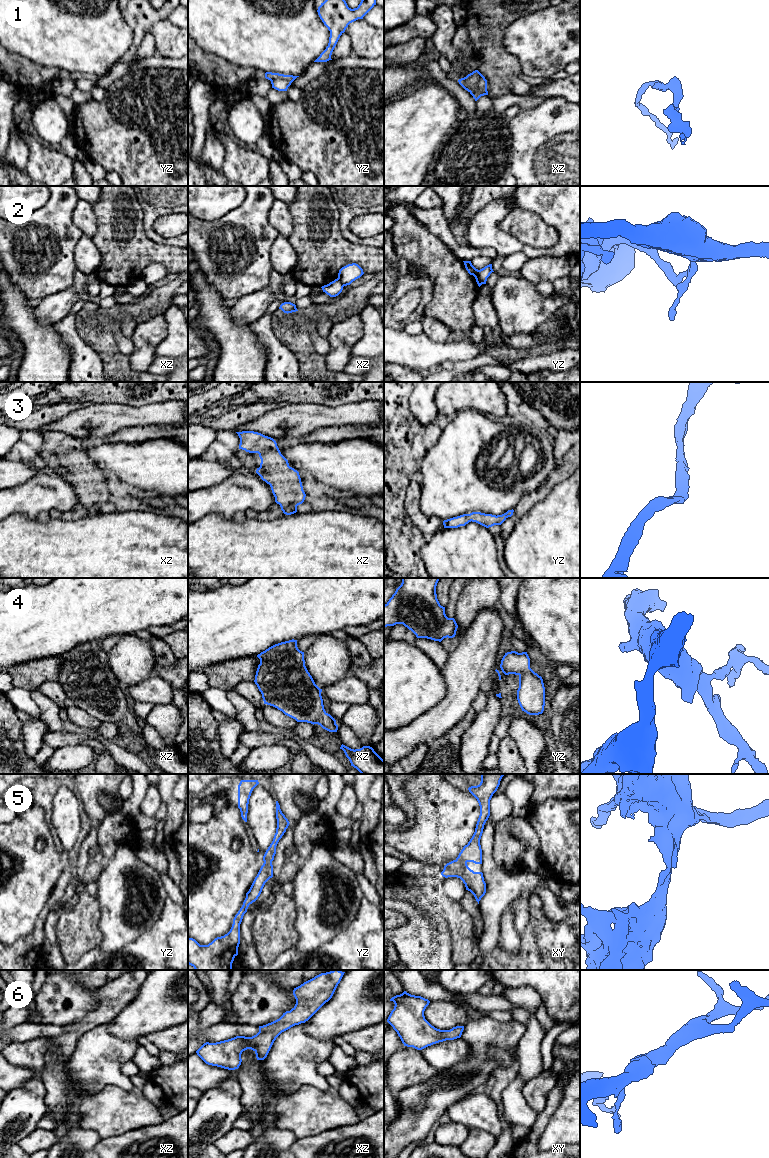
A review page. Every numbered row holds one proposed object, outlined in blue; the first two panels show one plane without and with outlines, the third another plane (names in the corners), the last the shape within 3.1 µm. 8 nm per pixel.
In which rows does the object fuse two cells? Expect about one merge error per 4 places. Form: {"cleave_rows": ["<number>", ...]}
{"cleave_rows": ["1", "2"]}

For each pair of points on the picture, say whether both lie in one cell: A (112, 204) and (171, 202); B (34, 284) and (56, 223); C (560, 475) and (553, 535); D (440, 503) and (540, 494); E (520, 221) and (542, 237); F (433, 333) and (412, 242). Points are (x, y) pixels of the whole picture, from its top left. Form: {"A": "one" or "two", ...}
{"A": "two", "B": "one", "C": "two", "D": "two", "E": "one", "F": "two"}

